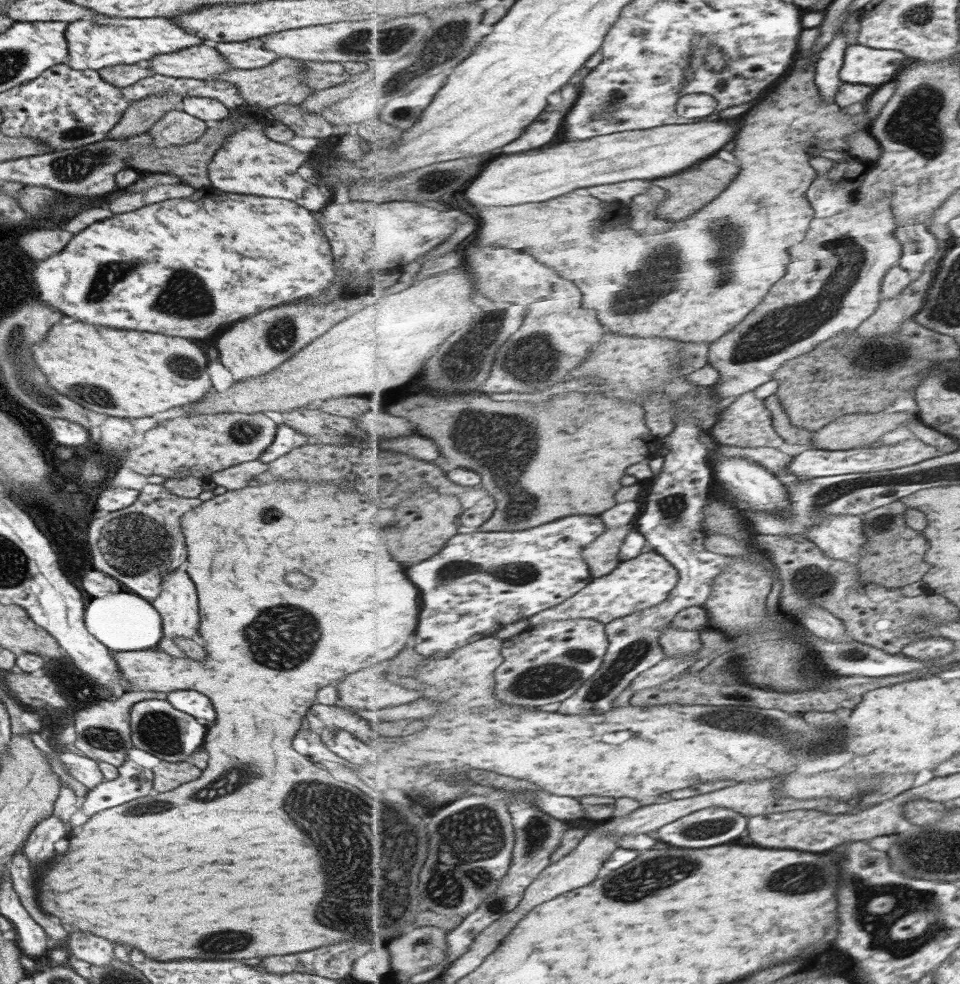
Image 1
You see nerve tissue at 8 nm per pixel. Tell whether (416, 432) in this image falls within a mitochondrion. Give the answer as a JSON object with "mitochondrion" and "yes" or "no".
{"mitochondrion":"no"}

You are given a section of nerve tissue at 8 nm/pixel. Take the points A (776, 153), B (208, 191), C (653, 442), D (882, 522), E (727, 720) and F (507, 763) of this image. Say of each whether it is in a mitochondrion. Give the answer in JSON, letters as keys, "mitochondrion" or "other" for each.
{"A":"other","B":"other","C":"other","D":"mitochondrion","E":"mitochondrion","F":"other"}

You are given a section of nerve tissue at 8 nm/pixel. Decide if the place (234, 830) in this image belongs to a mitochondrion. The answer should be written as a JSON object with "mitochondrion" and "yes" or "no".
{"mitochondrion":"no"}

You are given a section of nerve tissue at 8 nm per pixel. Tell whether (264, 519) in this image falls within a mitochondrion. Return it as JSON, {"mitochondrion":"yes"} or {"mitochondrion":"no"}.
{"mitochondrion":"yes"}

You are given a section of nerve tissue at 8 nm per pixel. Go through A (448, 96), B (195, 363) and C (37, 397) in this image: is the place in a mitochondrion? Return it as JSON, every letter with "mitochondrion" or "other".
{"A":"other","B":"mitochondrion","C":"mitochondrion"}

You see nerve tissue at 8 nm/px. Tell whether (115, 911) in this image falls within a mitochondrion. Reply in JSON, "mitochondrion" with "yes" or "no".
{"mitochondrion":"no"}

